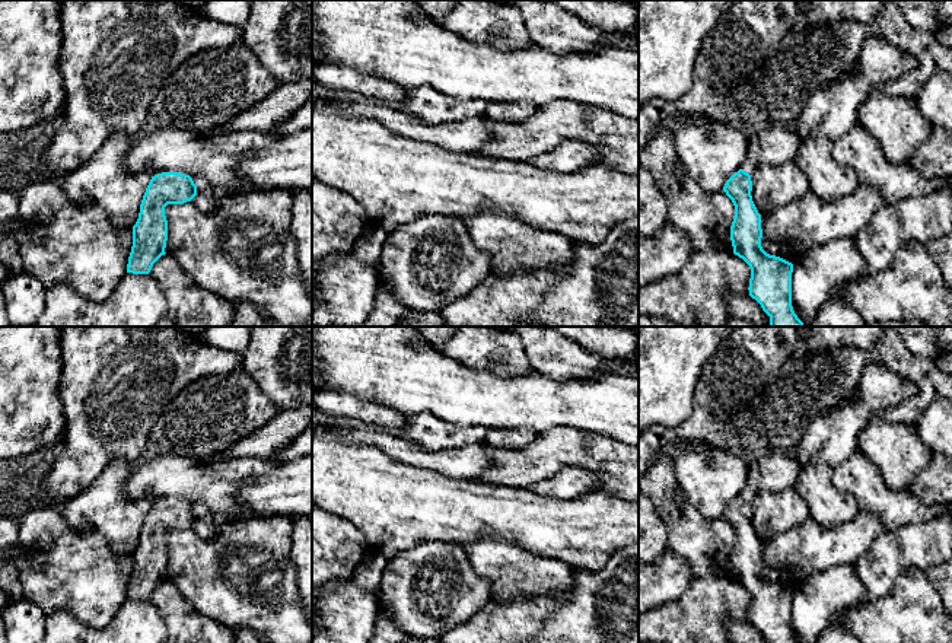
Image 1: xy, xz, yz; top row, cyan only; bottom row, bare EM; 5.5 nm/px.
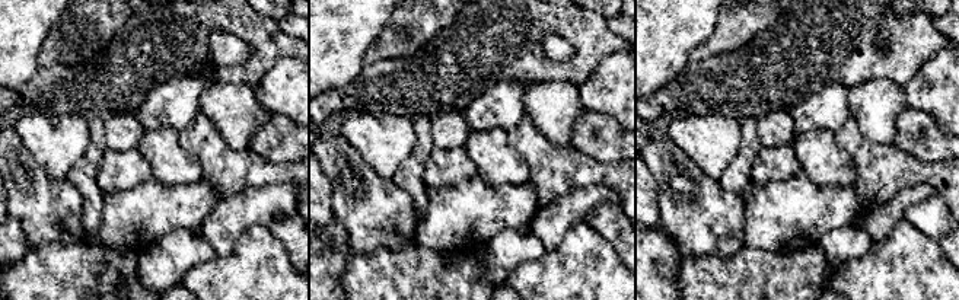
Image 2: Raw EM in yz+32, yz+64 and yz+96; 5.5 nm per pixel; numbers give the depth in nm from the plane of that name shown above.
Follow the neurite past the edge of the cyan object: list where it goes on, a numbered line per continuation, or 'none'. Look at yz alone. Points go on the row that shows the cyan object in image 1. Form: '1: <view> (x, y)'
1: yz (752, 156)

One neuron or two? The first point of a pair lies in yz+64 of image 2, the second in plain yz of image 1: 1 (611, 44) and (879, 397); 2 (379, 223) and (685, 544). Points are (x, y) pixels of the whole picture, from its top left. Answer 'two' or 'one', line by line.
1: two
2: one

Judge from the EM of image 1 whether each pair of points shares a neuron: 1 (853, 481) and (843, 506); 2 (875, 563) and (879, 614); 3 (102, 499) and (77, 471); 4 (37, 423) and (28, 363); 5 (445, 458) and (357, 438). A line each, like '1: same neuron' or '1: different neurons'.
1: different neurons
2: different neurons
3: different neurons
4: same neuron
5: same neuron

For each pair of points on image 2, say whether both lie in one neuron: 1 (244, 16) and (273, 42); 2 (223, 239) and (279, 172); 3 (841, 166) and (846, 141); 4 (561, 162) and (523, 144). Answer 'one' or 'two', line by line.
1: one
2: two
3: two
4: one

